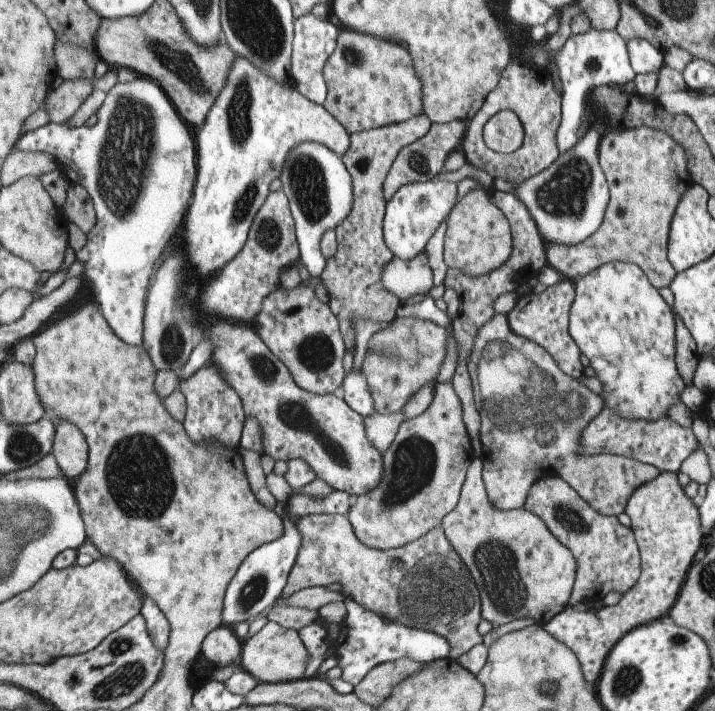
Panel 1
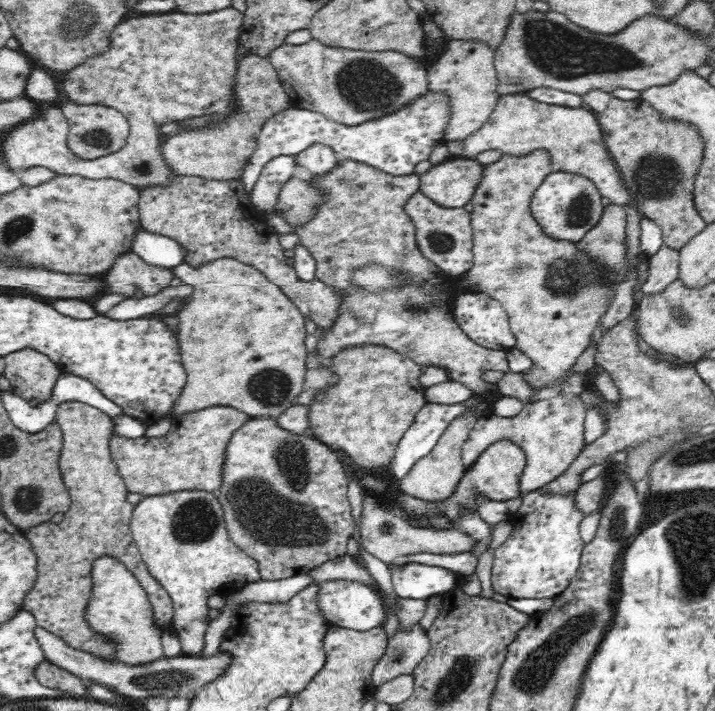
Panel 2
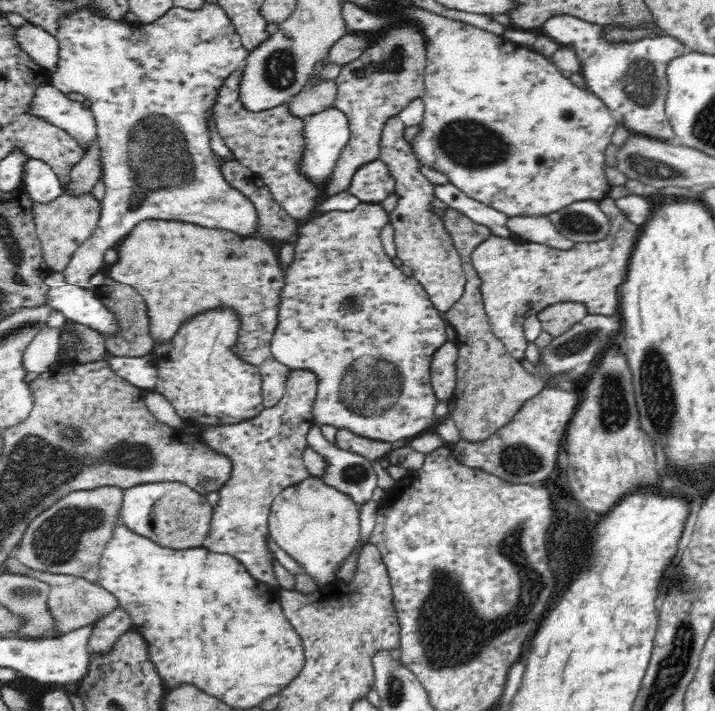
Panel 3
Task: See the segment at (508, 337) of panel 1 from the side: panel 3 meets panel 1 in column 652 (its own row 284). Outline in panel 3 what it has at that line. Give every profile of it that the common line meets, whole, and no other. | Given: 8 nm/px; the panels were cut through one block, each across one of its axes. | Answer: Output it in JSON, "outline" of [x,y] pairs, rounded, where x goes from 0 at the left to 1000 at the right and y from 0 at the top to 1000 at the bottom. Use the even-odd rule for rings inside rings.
{"outline":[[[624,293],[618,312],[624,318],[624,326],[632,332],[641,360],[646,363],[649,383],[655,385],[655,399],[646,419],[627,439],[618,439],[618,447],[627,453],[627,459],[638,464],[638,481],[643,487],[646,484],[657,487],[655,504],[652,506],[641,504],[641,540],[638,540],[638,557],[632,560],[635,565],[632,591],[641,599],[646,616],[666,624],[680,619],[683,613],[691,613],[691,608],[713,596],[713,591],[722,588],[724,577],[736,568],[736,563],[747,560],[761,549],[761,537],[758,532],[738,526],[730,518],[730,512],[710,498],[702,478],[694,475],[694,470],[685,461],[674,408],[671,408],[674,394],[660,374],[660,357],[674,340],[680,340],[688,332],[688,326],[683,323],[683,318],[666,315],[655,304],[632,293]]]}

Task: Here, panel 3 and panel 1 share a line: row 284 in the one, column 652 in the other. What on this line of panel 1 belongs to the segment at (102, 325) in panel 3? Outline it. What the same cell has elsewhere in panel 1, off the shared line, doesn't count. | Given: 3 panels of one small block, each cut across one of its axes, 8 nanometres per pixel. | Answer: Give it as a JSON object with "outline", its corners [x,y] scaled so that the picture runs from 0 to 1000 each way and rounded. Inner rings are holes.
{"outline":[[[874,53],[871,62],[874,62],[877,73],[880,73],[880,93],[883,93],[885,107],[916,101],[919,90],[922,90],[922,87],[927,84],[927,79],[930,79],[930,73],[916,70],[916,65],[905,62],[905,59],[897,56],[897,53]]]}

